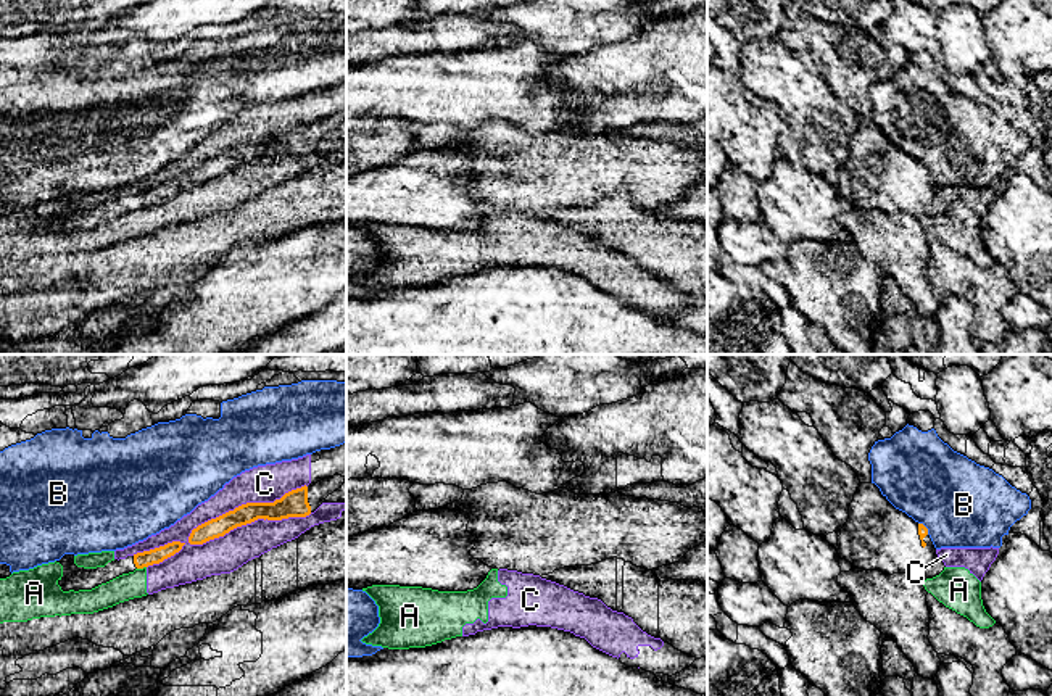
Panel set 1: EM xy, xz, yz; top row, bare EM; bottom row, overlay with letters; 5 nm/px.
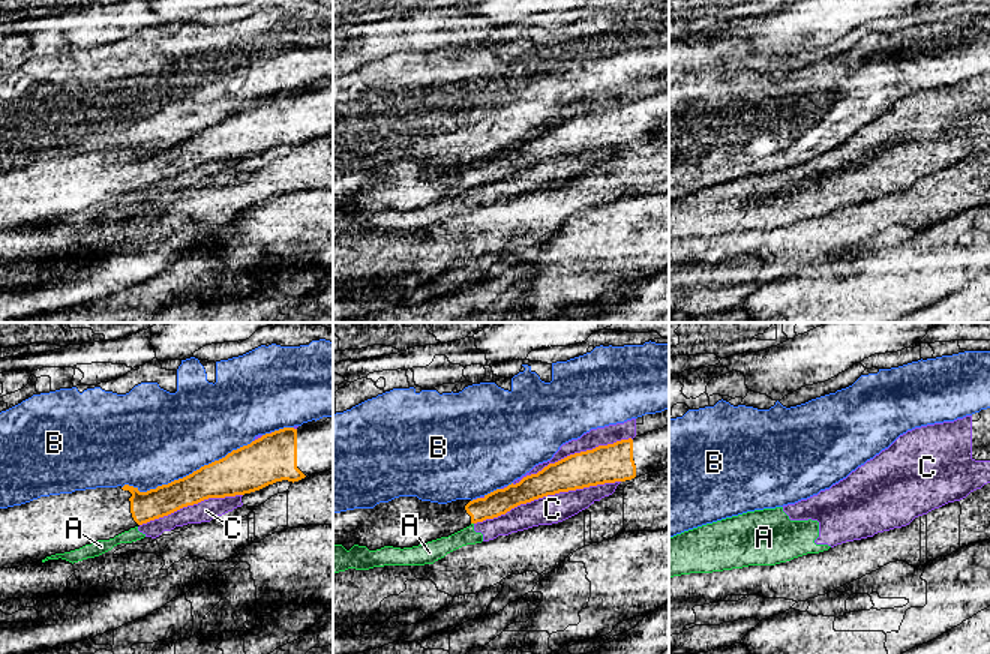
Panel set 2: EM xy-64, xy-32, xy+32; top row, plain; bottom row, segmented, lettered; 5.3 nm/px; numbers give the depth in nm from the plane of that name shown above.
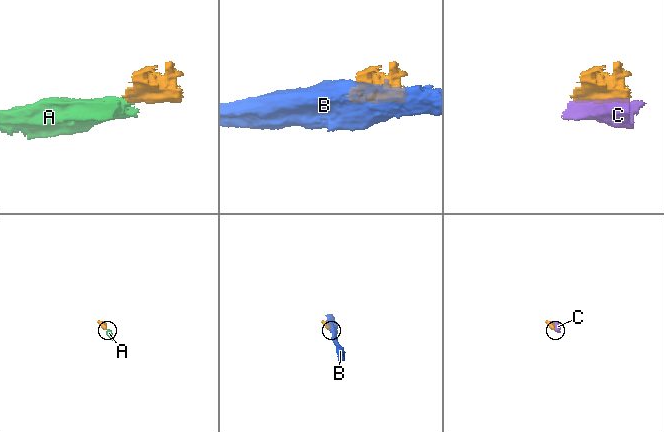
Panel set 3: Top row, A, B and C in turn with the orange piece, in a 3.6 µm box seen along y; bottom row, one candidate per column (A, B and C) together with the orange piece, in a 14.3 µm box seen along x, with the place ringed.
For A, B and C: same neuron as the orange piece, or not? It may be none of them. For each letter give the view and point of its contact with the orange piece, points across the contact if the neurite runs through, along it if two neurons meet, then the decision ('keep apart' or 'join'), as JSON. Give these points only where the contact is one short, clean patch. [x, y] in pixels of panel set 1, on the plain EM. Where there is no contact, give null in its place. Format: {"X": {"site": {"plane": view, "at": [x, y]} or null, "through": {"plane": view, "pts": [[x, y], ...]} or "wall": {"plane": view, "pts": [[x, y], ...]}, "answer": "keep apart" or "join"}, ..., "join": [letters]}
{"A": {"site": {"plane": "xy", "at": [140, 207]}, "wall": {"plane": "xy", "pts": [[145, 205], [137, 208]]}, "answer": "keep apart"}, "B": {"site": {"plane": "yz", "at": [925, 166]}, "answer": "keep apart"}, "C": {"site": {"plane": "xy", "at": [216, 157]}, "answer": "keep apart"}, "join": []}

